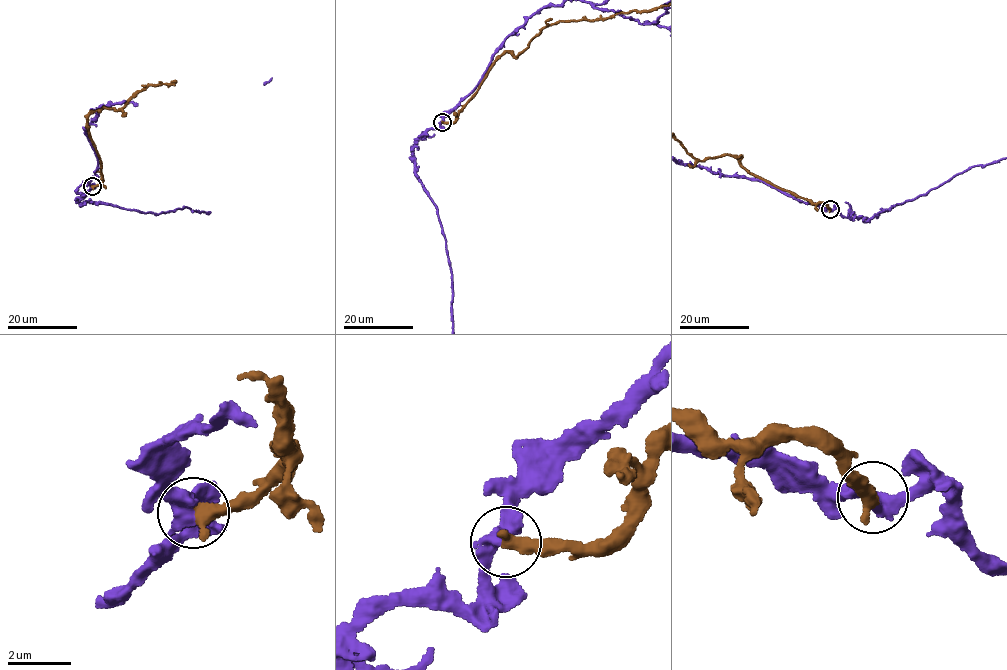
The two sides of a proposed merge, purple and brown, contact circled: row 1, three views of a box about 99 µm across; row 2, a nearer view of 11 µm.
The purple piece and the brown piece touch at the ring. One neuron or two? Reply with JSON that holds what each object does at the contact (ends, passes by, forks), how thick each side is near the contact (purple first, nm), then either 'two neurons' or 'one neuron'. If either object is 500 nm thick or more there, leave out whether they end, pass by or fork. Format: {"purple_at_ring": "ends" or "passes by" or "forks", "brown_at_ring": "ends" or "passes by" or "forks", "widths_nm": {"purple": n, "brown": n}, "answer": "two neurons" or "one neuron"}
{"widths_nm": {"purple": 460, "brown": 500}, "answer": "two neurons"}

